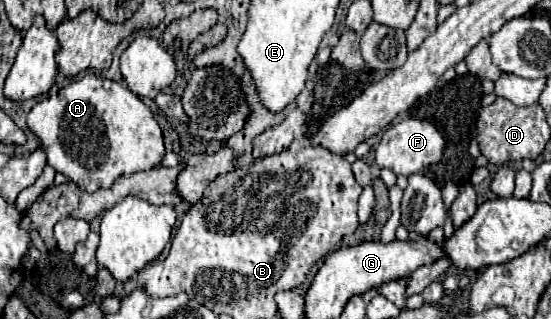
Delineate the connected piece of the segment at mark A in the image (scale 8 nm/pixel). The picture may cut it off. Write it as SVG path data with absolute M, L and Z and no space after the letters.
M92 73L84 75L78 81L72 81L68 87L36 103L28 115L28 127L40 139L48 155L48 165L52 165L58 173L66 175L86 193L110 187L120 175L132 175L138 171L154 169L162 163L166 153L162 129L156 123L152 111L142 103L142 99L130 89L126 89L122 83L102 79Z

